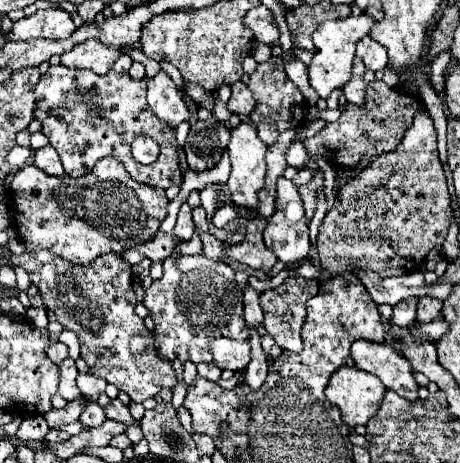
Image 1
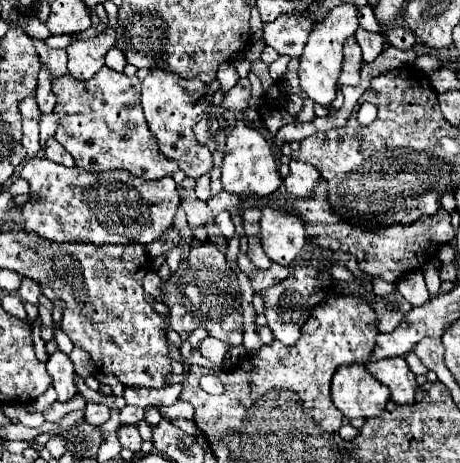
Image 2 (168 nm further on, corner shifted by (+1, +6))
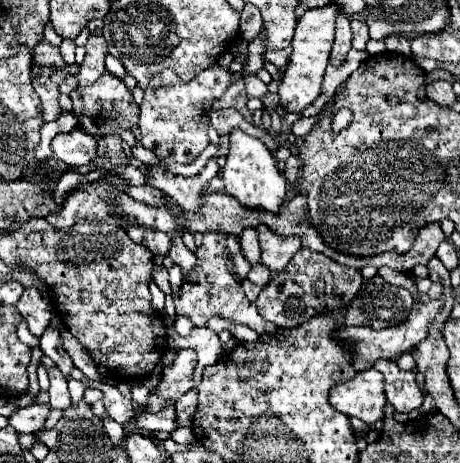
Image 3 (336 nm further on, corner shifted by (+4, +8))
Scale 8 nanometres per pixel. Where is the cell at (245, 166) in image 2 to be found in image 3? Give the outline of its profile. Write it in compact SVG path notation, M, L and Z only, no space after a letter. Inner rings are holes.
M236 128L234 132L230 132L230 148L226 154L226 166L222 170L222 180L226 194L234 196L246 208L264 208L278 214L278 208L282 206L286 196L286 178L278 172L274 154L262 140L252 138Z

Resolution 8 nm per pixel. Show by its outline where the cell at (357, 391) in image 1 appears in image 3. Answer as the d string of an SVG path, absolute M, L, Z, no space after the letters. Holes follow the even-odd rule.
M368 368L358 372L348 382L338 382L330 390L330 404L346 414L374 424L382 420L382 410L386 404L382 372Z

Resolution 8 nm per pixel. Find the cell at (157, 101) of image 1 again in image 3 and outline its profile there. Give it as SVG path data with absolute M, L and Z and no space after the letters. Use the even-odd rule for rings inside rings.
M212 66L202 70L194 80L182 82L174 72L164 70L150 80L144 90L144 102L140 104L140 134L142 146L154 152L166 162L190 164L196 156L210 144L208 140L208 114L212 102L218 100L230 86L230 70L222 66Z

